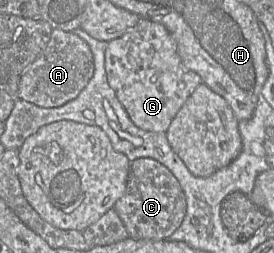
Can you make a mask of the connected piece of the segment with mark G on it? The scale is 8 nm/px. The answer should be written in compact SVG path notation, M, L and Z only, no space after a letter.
M141 19L120 38L108 42L105 70L110 87L132 122L142 130L165 133L183 104L202 83L200 76L184 67L177 45L160 23Z

